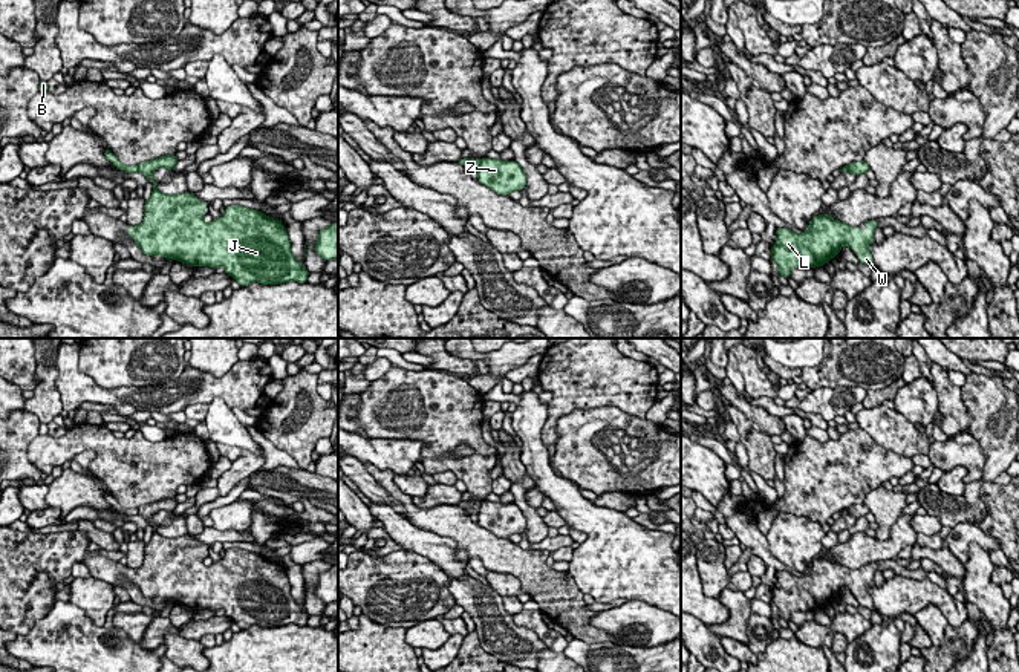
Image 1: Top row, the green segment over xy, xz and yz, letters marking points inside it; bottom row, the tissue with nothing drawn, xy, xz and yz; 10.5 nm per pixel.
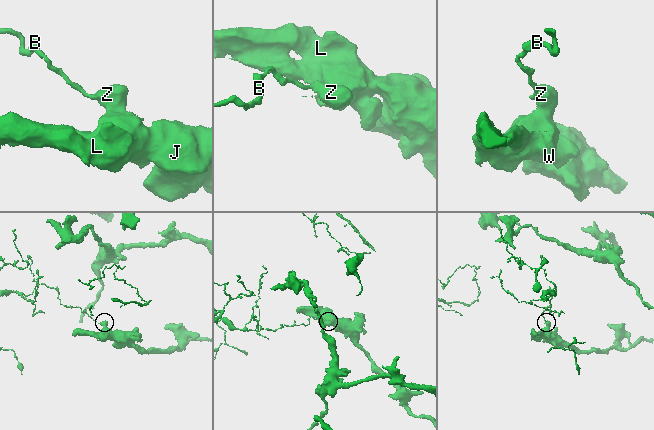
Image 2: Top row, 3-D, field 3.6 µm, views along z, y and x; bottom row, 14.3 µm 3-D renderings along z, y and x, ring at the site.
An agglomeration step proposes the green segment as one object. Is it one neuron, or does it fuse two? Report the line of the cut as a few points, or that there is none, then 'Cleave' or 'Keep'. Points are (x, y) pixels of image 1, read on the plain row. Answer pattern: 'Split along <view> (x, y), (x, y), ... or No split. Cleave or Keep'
Split along xz (482, 502), (476, 513). Cleave

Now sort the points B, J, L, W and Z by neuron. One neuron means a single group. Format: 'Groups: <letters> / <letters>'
Groups: B / J L W Z

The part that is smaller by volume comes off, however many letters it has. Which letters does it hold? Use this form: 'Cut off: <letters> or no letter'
Cut off: B

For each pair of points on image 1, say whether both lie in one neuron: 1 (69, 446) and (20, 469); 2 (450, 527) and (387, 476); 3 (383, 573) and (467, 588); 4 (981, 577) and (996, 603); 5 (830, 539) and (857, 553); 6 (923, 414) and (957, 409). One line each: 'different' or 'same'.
1: different
2: same
3: different
4: same
5: different
6: different

